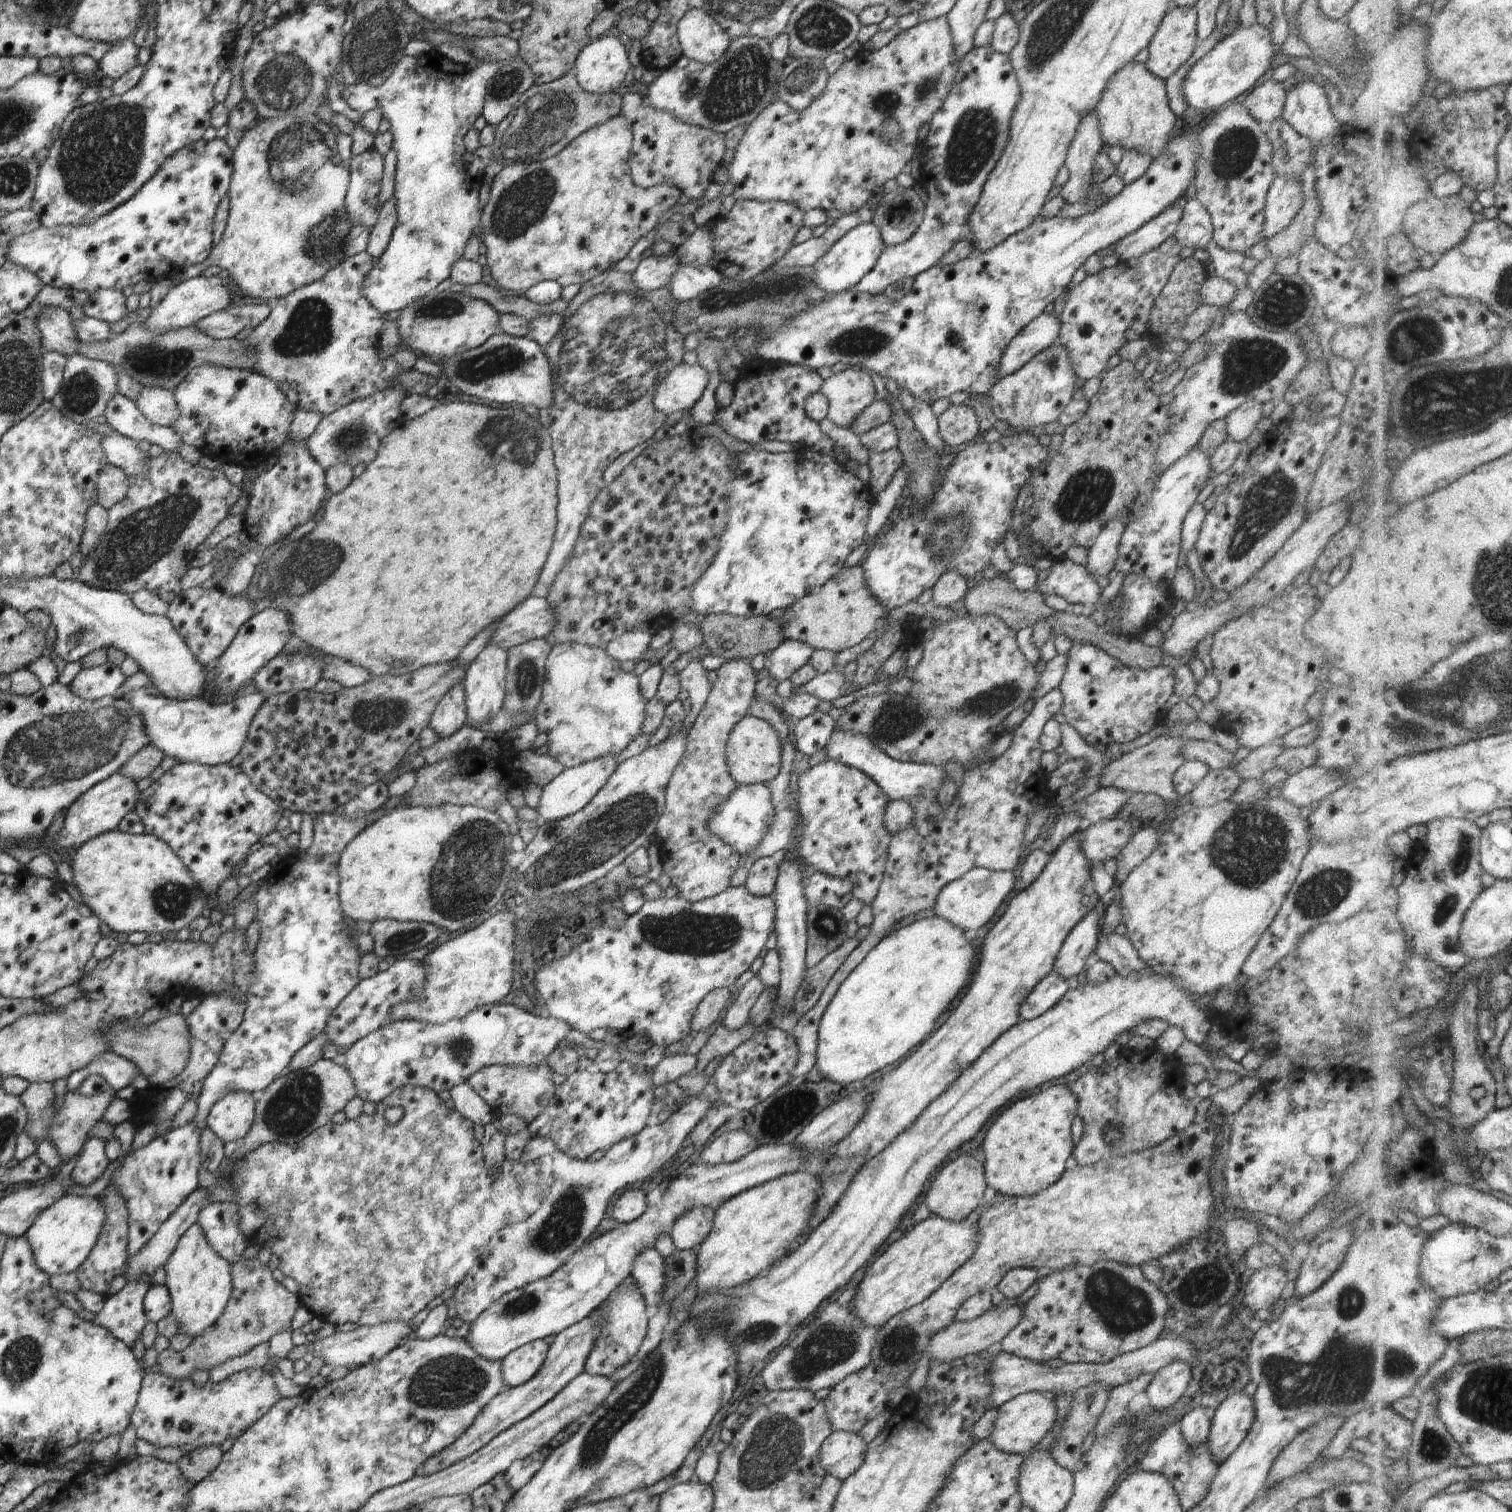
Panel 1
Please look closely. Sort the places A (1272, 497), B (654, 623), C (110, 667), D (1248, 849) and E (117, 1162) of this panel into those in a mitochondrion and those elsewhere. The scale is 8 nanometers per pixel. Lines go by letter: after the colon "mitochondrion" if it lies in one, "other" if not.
A: mitochondrion
B: other
C: other
D: mitochondrion
E: other

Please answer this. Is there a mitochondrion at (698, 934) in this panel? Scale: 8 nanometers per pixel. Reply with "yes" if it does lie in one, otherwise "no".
yes

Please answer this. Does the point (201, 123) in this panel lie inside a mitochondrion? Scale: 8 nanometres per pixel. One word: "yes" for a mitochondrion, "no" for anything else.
no

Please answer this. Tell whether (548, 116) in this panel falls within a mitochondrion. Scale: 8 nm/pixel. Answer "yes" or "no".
yes

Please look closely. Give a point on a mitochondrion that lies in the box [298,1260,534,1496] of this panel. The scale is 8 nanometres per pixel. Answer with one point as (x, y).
(449, 1382)

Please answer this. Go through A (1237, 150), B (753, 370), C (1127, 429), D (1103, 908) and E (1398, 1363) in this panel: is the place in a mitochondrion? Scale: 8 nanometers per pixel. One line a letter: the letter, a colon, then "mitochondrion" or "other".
A: mitochondrion
B: other
C: other
D: other
E: mitochondrion

